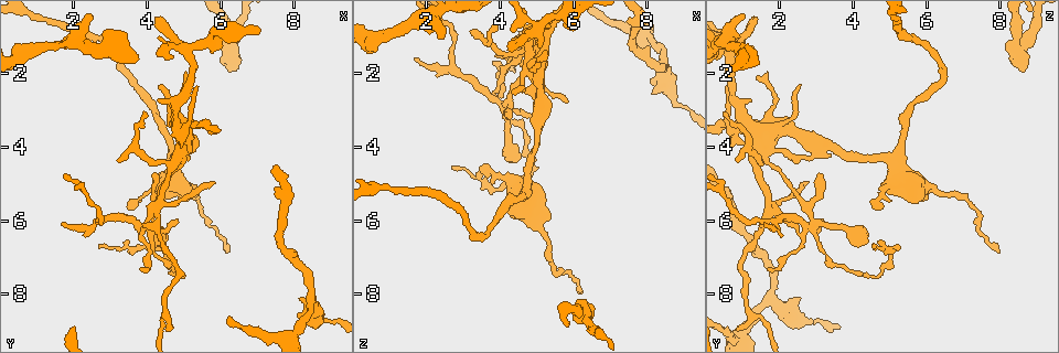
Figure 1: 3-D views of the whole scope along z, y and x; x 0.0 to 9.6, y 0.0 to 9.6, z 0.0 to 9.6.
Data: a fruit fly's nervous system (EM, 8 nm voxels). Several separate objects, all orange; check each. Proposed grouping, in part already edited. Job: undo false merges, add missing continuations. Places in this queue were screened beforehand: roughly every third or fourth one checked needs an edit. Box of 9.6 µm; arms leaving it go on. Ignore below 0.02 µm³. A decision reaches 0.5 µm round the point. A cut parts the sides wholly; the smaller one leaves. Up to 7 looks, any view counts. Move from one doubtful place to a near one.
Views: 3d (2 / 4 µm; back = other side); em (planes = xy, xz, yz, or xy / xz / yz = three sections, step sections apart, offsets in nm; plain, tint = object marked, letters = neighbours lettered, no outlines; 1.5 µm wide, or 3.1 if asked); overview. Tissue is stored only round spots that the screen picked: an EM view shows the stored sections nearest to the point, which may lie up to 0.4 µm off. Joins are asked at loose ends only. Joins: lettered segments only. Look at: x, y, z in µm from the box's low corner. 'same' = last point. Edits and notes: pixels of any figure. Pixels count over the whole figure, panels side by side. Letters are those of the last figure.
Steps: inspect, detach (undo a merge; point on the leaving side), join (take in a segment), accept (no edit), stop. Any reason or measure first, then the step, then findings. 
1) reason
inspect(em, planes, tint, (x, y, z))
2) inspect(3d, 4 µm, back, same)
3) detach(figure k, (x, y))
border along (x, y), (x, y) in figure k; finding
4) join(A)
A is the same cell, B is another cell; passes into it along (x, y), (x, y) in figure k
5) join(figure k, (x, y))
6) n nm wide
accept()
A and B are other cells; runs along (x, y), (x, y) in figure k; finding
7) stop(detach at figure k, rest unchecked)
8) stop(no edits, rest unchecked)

end of a long branch
inspect(em, xy, step 4, letters, (6.20, 6.90, 7.95))

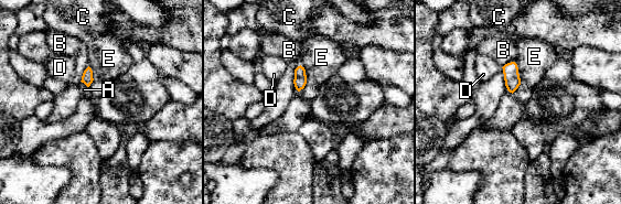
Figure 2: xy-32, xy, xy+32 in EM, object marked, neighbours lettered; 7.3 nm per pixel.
inspect(em, planes, letters, same)

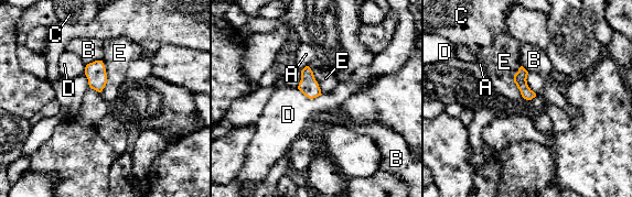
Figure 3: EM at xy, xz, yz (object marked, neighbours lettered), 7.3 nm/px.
E touches over 170 nm
accept()
A, B, C, D and E are other cells; border along (297, 88), (309, 99) in figure 3; no lettered segment goes on from it

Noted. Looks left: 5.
inspect(em, planes, tint, (4.90, 7.55, 4.50))

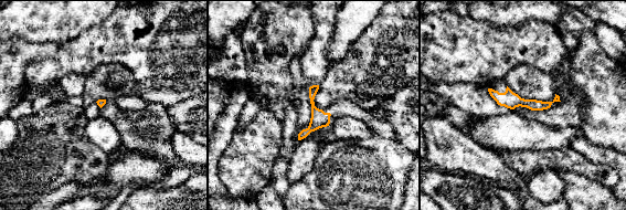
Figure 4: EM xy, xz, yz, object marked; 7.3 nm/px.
what lies round it
inspect(em, planes, letters, same)

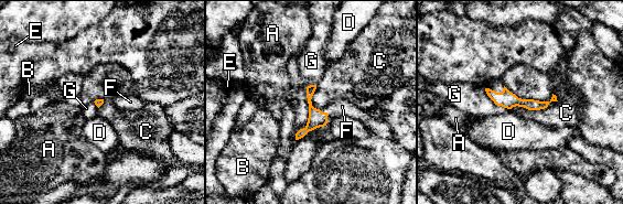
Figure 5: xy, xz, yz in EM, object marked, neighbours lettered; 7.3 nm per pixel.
G touches over 440 nm
accept()
A, B, C, D, E, F and G are other cells; runs along (490, 93), (508, 100), (545, 104) in figure 5; all the same neuron

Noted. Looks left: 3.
branch stops here
inspect(em, xy, step 8, letters, (5.90, 4.95, 2.70))

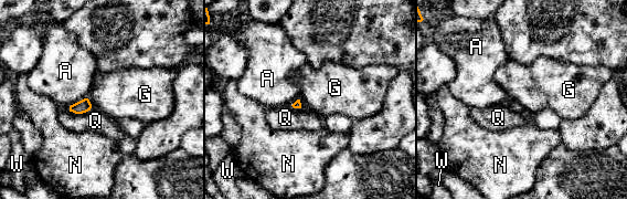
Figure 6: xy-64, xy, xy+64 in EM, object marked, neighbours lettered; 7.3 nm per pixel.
inspect(em, planes, letters, same)

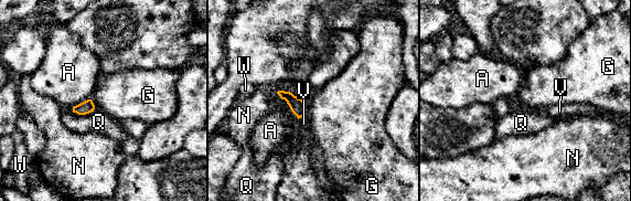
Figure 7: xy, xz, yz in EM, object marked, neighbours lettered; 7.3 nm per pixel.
join(V)
V is the same cell, A, G, N, Q and W are other cells; it goes on there

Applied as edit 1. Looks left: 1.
stop(join at figure 7, rest unchecked)

